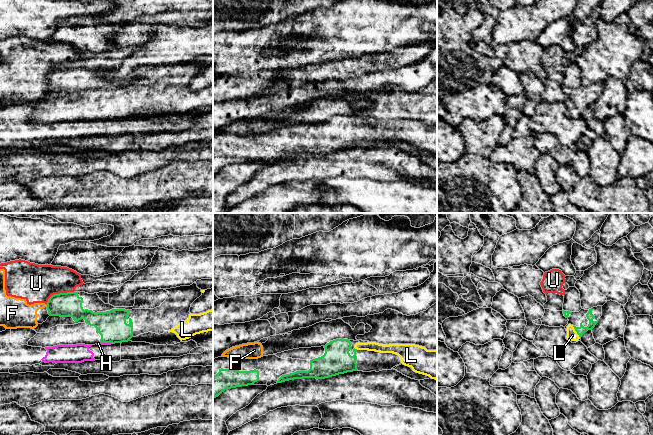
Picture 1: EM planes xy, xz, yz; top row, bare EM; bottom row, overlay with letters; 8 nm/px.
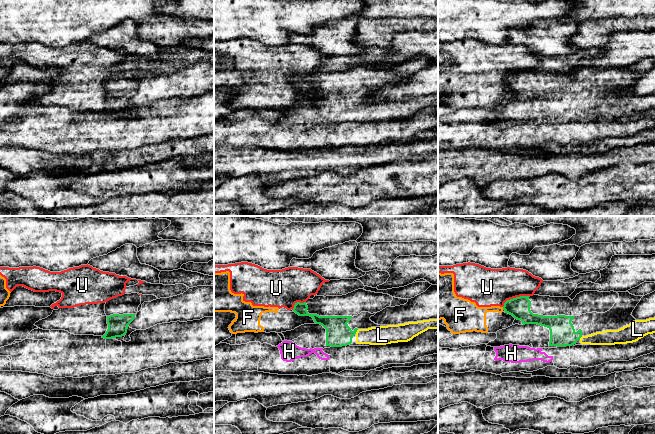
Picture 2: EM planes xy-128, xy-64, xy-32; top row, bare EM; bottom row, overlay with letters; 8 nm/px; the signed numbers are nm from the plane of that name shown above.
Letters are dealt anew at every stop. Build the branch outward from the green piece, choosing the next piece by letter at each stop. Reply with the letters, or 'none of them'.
L

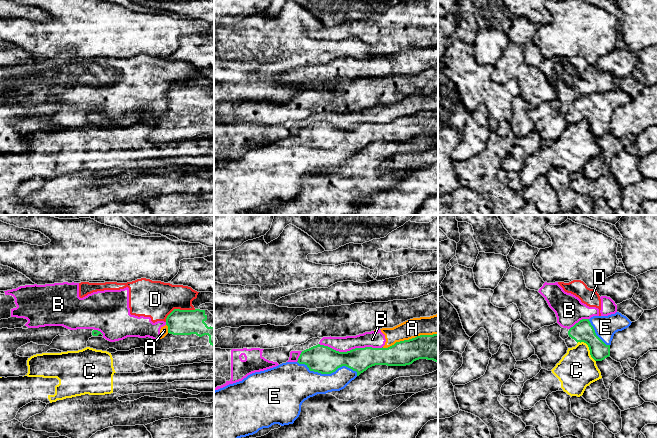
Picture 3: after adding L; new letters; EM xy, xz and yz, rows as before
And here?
E

